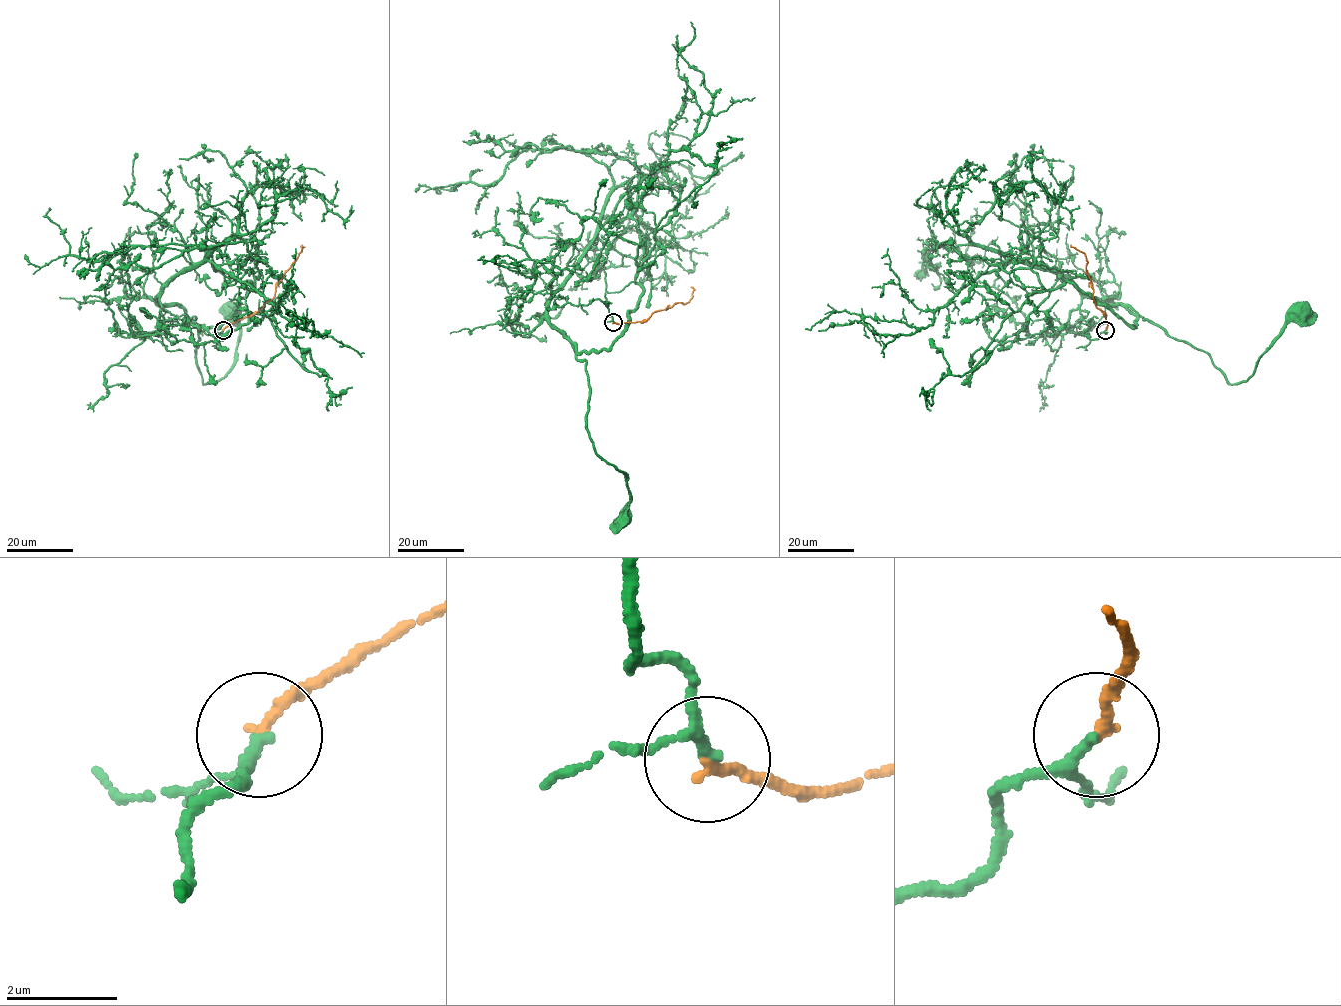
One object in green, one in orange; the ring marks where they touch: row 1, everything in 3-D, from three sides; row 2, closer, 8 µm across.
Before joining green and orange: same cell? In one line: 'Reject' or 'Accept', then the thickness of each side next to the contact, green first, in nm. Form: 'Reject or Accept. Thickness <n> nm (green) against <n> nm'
Accept. Thickness 150 nm (green) against 200 nm

